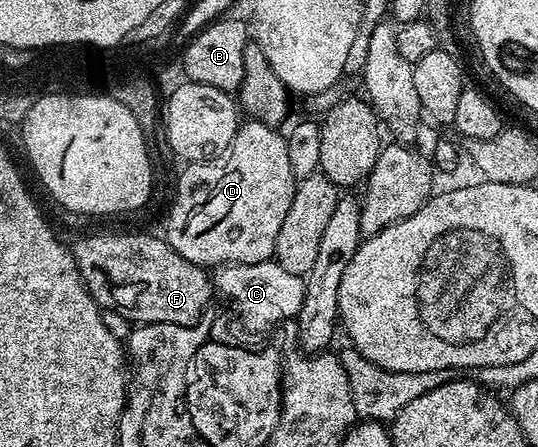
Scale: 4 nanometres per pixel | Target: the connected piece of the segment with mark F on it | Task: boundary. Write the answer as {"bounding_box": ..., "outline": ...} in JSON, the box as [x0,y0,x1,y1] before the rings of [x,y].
{"bounding_box":[72,233,214,326],"outline":[[[98,233],[95,237],[82,237],[72,245],[74,262],[99,309],[118,311],[131,323],[194,326],[205,316],[204,311],[214,296],[211,276],[201,266],[192,264],[171,249],[169,241],[158,237],[150,233]]]}

